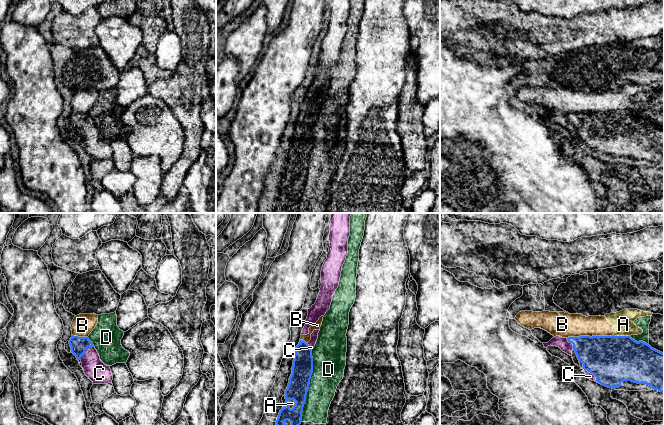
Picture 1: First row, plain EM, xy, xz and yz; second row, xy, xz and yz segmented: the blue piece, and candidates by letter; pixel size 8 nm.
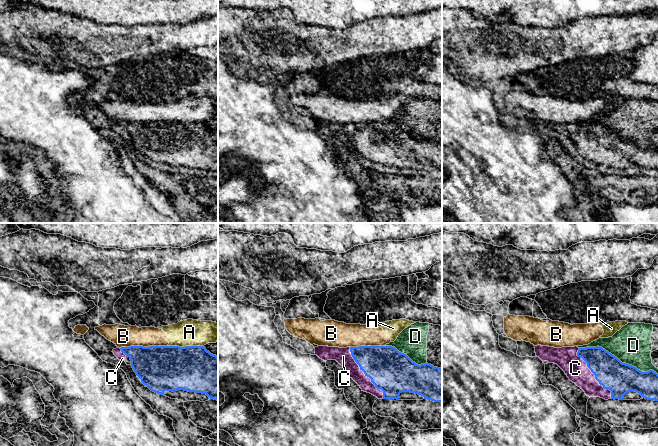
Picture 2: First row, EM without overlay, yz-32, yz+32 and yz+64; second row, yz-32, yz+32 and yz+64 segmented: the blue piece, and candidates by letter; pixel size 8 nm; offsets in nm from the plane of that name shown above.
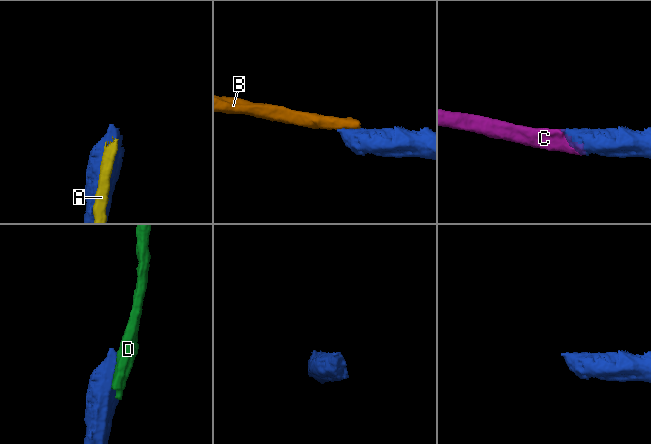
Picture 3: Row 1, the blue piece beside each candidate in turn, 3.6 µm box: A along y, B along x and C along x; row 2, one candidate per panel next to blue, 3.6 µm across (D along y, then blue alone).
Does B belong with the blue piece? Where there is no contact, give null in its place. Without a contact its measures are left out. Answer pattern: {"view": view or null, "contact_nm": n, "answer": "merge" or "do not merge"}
{"view": "yz", "contact_nm": 360, "answer": "do not merge"}

